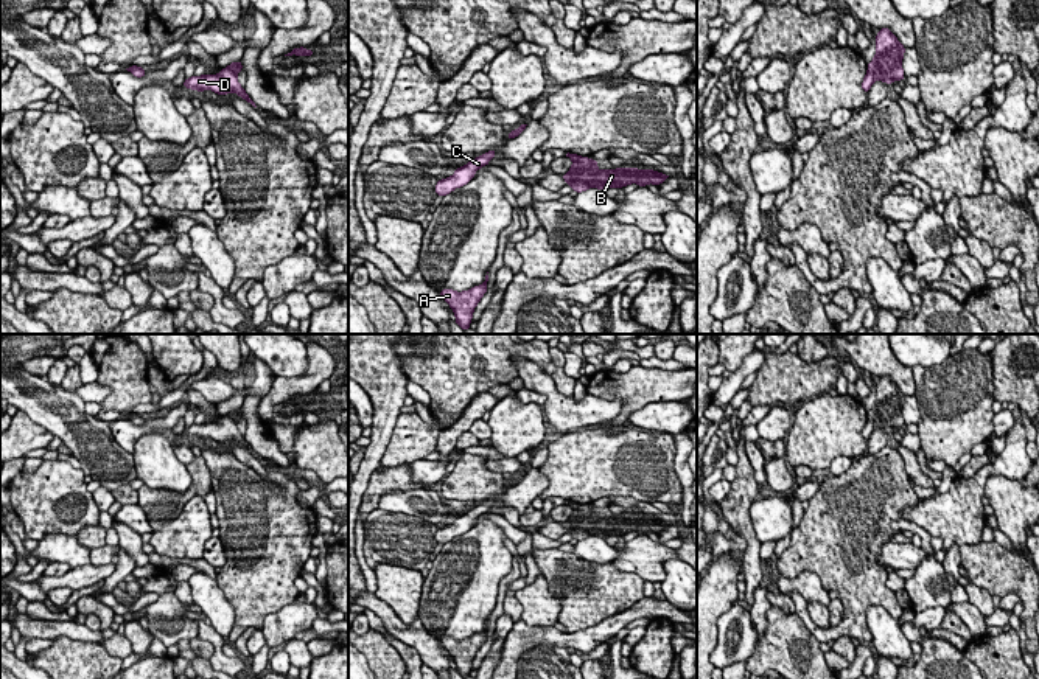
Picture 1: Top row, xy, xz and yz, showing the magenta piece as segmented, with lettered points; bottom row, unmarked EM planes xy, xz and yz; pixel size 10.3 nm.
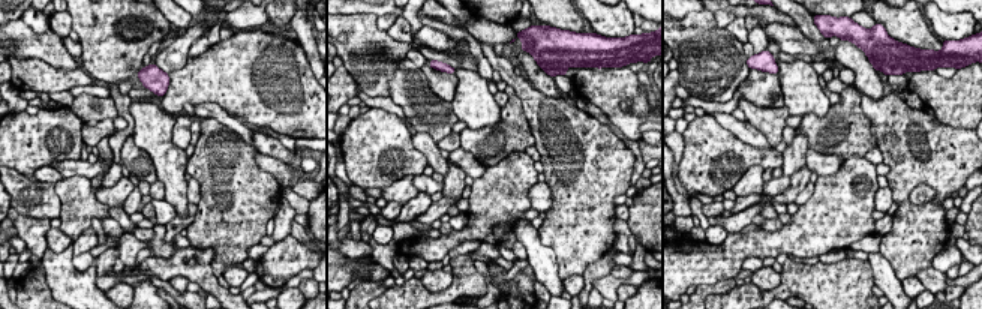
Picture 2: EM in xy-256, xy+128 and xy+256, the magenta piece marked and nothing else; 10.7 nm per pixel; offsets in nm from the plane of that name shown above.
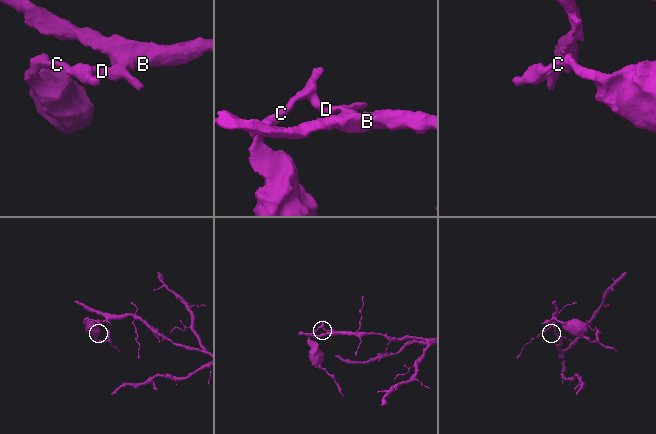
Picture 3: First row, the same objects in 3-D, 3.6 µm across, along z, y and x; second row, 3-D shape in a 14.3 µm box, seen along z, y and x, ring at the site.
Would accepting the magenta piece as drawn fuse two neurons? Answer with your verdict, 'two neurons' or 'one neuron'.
two neurons

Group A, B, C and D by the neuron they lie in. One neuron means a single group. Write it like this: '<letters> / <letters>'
A C D / B

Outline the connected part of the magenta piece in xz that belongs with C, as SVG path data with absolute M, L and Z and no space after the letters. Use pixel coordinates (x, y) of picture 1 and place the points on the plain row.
M492 497L476 505L474 508L468 510L465 514L457 516L451 525L439 528L436 533L437 544L445 545L453 538L467 533L474 525L474 521L479 516L488 513L488 510L495 505L495 500L496 497Z

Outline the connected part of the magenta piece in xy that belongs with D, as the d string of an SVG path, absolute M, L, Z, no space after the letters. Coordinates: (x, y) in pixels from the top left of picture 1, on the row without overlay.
M222 416L218 423L202 423L202 424L191 424L190 427L185 427L184 435L188 435L191 438L213 438L218 443L227 443L229 440L235 440L238 444L244 446L249 452L254 455L255 451L249 446L249 443L244 440L244 437L240 434L236 427L236 421L233 421L230 416Z

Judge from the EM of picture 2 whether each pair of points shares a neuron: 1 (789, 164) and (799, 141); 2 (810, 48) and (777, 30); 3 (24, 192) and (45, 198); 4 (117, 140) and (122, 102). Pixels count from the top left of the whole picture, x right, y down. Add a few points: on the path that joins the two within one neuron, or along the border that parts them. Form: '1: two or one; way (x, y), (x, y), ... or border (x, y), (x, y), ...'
1: one; way (793, 158), (798, 147)
2: one; way (802, 45), (784, 36)
3: one; way (29, 195), (41, 198)
4: one; way (126, 131), (129, 119), (123, 111)

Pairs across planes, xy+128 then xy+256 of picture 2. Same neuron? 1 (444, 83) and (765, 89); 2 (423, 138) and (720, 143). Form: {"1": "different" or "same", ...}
{"1": "same", "2": "different"}

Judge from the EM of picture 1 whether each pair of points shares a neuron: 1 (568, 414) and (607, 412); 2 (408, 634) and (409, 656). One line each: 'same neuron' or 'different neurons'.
1: same neuron
2: different neurons

